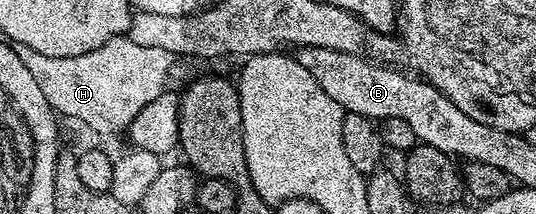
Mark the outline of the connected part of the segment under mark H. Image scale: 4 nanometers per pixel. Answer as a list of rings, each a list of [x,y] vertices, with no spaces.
[[[128,37],[104,41],[104,45],[88,53],[80,53],[80,57],[44,57],[44,53],[36,53],[27,47],[18,47],[17,53],[20,61],[24,61],[24,66],[28,68],[28,73],[36,77],[36,85],[40,85],[48,105],[54,108],[59,116],[67,115],[68,118],[75,119],[76,122],[83,123],[102,135],[110,135],[113,131],[125,132],[136,113],[140,113],[140,109],[144,109],[148,101],[163,95],[165,87],[162,86],[170,75],[172,63],[172,56],[164,49],[136,45],[136,41]]]

